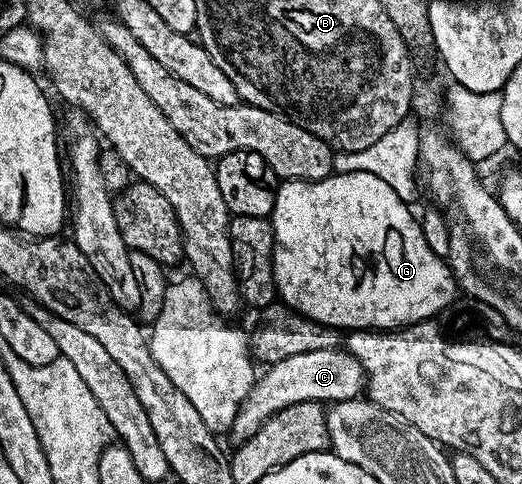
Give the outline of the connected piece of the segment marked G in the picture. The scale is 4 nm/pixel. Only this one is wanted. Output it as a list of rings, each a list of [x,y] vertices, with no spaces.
[[[333,172],[327,178],[316,182],[284,181],[275,191],[275,207],[271,213],[271,227],[275,233],[275,251],[273,252],[273,272],[275,273],[275,288],[278,297],[292,310],[298,310],[307,318],[317,320],[326,326],[342,328],[347,332],[356,330],[378,330],[386,332],[396,328],[406,328],[416,322],[426,322],[442,315],[443,309],[451,305],[457,298],[457,283],[451,267],[444,259],[435,255],[433,248],[423,235],[423,228],[418,217],[411,215],[411,210],[406,206],[404,195],[399,191],[389,188],[381,176],[373,176],[373,172],[349,172],[341,174]]]

